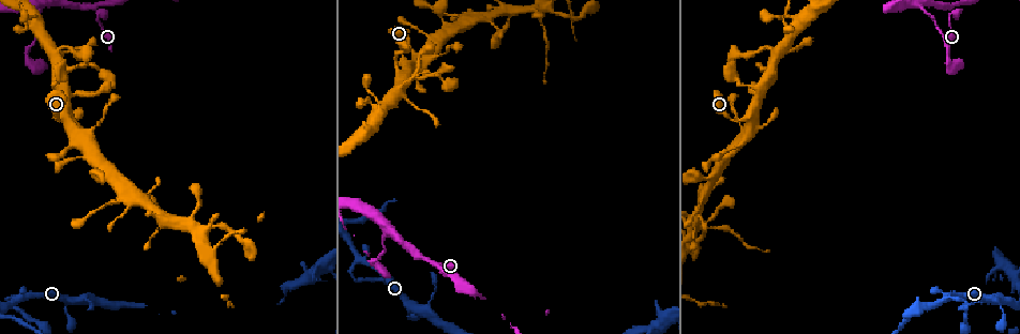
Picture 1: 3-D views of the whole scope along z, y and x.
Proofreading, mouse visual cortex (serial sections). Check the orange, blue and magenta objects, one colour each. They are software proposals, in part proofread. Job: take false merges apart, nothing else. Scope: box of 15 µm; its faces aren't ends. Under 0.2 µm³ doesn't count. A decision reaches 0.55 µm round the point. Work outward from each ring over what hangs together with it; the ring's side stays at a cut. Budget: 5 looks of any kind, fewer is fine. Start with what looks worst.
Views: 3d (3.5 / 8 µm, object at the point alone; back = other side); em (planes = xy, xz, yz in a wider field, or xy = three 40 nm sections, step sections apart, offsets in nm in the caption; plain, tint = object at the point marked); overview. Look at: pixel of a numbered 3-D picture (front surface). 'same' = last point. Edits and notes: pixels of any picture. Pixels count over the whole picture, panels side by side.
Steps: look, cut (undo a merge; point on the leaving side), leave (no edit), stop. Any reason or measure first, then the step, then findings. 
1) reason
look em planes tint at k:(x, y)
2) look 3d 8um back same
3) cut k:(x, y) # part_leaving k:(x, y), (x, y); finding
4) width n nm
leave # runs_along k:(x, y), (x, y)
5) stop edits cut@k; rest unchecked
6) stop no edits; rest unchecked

two arms in line, one across
look 3d 3.5um at 1:(19, 301)

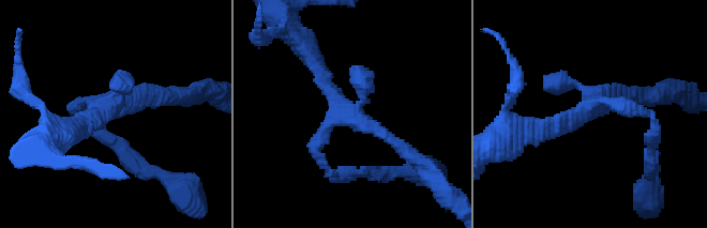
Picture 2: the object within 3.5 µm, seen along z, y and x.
shape alone is not enough
look em xy step 1 tint at 2:(587, 109)

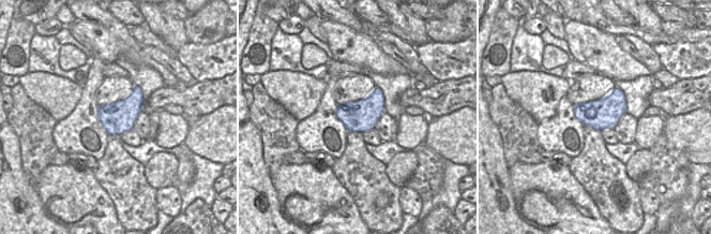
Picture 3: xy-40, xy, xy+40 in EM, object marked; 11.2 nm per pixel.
leave # runs_along 2:(406, 151), (337, 102), (314, 58); one cell here

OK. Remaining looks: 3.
abrupt turn
look 3d 8um at 1:(442, 266)

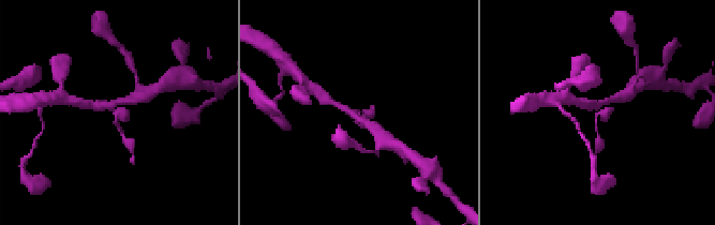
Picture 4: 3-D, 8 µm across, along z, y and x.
look em xy step 1 tint at 4:(595, 116)

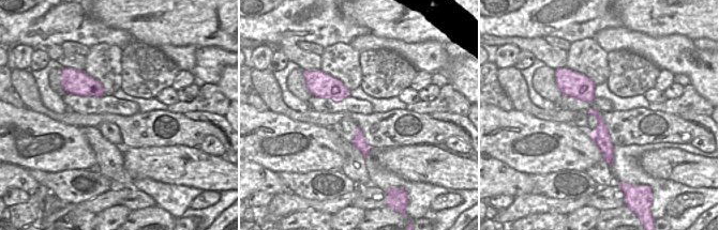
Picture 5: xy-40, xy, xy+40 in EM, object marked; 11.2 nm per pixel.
leave # runs_along 5:(590, 111), (599, 118), (610, 160); all the same cell

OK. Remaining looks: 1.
stop no edits; rest unchecked

